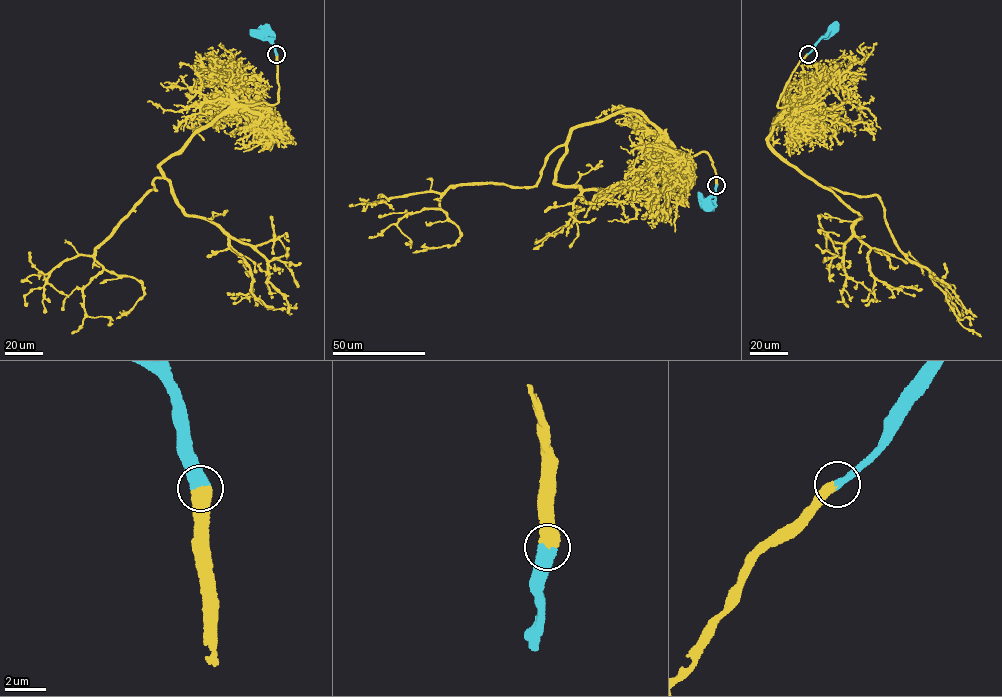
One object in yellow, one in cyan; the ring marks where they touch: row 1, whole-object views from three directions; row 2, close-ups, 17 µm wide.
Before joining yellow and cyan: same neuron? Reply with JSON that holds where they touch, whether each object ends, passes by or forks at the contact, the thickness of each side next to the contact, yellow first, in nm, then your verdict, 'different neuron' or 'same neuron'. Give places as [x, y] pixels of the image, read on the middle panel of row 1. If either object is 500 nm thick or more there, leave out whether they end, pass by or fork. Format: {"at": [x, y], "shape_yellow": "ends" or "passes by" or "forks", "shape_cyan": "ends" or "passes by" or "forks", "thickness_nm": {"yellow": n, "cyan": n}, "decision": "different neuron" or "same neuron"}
{"at": [716, 185], "thickness_nm": {"yellow": 500, "cyan": 480}, "decision": "same neuron"}

